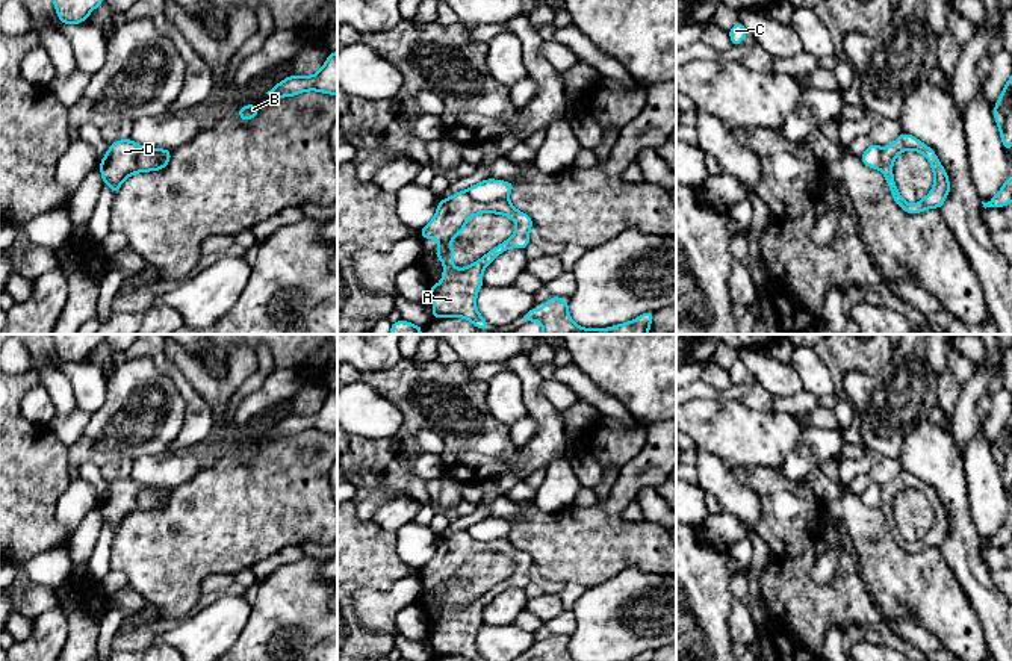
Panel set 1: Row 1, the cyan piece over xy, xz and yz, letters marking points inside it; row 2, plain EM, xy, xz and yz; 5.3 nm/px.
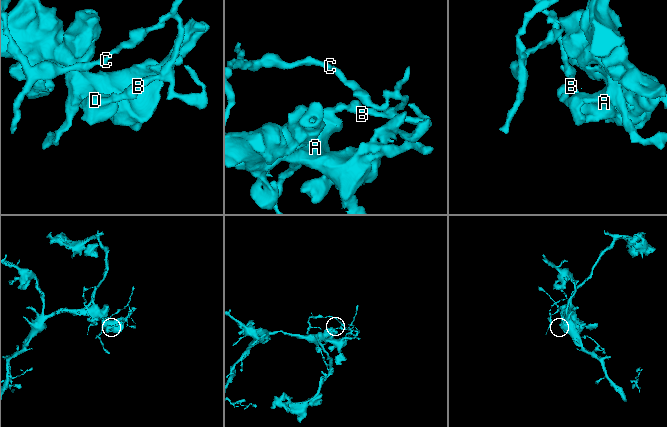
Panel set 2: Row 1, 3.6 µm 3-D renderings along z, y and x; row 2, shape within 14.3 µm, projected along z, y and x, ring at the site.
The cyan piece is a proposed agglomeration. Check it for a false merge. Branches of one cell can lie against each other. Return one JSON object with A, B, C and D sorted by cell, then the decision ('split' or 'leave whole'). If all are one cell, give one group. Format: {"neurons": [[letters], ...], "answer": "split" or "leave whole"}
{"neurons": [["A", "D"], ["B", "C"]], "answer": "split"}

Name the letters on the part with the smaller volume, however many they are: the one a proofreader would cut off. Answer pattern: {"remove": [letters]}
{"remove": ["B", "C"]}

